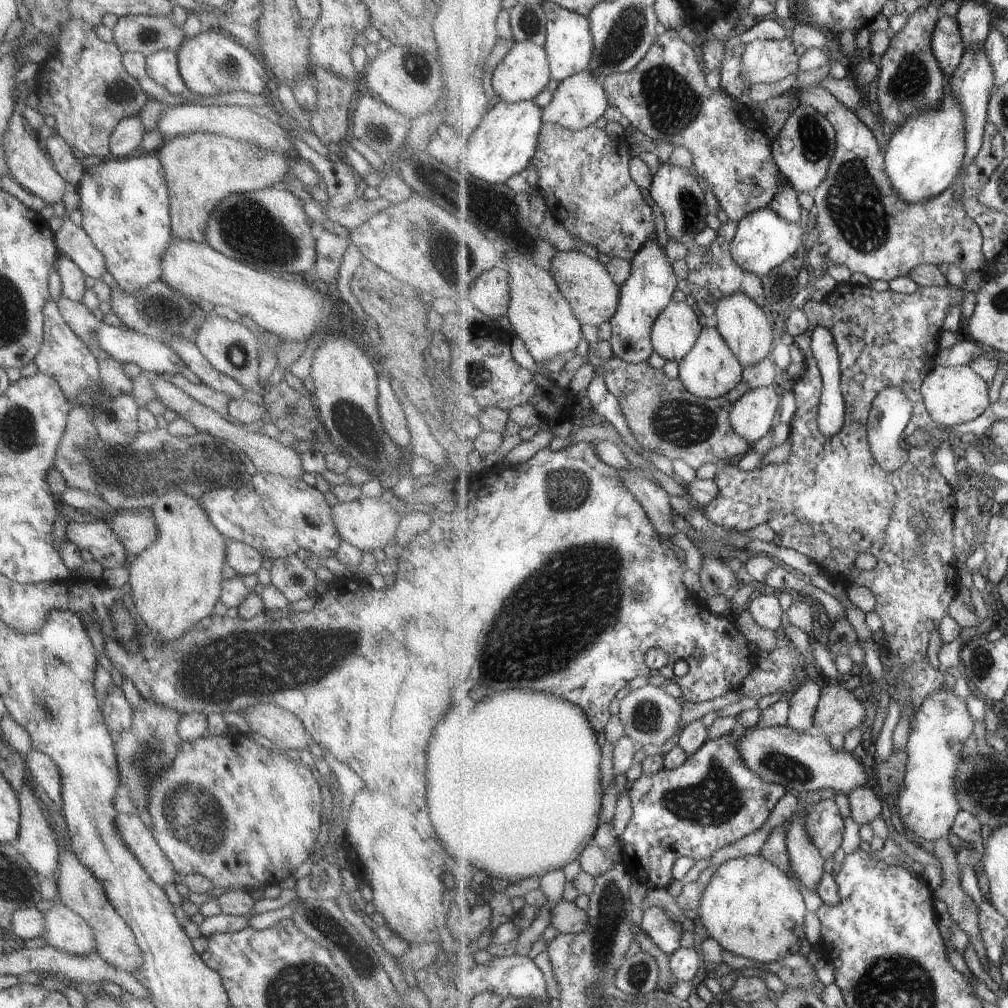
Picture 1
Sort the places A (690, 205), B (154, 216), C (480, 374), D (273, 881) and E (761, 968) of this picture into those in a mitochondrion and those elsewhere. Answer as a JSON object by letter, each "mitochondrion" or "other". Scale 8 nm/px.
{"A":"mitochondrion","B":"other","C":"mitochondrion","D":"other","E":"other"}

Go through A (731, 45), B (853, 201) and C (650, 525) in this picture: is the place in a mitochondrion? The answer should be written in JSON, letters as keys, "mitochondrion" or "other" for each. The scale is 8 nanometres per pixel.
{"A":"other","B":"mitochondrion","C":"other"}

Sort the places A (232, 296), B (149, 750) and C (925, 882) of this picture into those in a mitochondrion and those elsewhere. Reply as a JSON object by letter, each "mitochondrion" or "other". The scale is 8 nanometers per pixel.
{"A":"other","B":"mitochondrion","C":"other"}

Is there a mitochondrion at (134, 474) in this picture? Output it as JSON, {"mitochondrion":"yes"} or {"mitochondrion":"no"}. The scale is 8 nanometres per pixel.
{"mitochondrion":"yes"}

